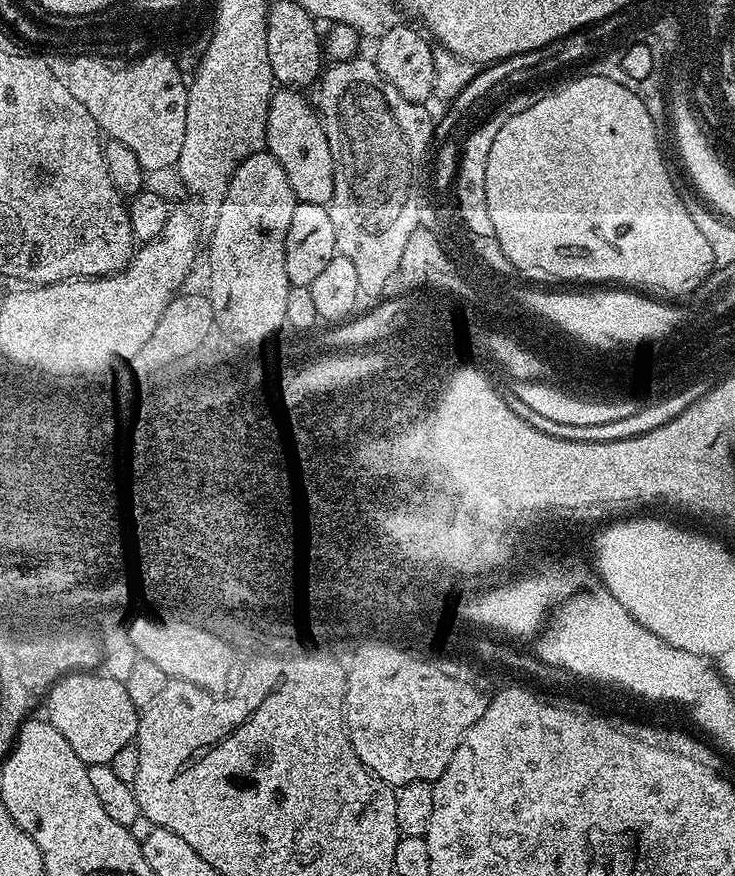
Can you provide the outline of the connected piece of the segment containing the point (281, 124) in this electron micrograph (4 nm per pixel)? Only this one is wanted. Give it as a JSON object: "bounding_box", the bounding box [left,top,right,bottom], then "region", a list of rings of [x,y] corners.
{"bounding_box":[264,90,334,205],"region":[[[300,90],[273,91],[272,100],[268,103],[268,117],[266,118],[266,138],[264,139],[267,151],[286,172],[286,178],[294,190],[297,201],[301,204],[327,205],[334,194],[334,158],[330,158],[330,142],[326,142],[326,130],[320,120],[317,109],[308,105],[308,100]]]}

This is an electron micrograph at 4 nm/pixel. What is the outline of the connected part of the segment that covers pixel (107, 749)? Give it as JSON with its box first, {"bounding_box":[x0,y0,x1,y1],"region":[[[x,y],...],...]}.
{"bounding_box":[46,671,138,764],"region":[[[73,671],[61,677],[46,697],[47,719],[56,727],[58,734],[70,742],[70,750],[78,754],[81,762],[90,764],[111,764],[114,754],[122,746],[136,739],[138,713],[130,694],[123,684],[95,671]]]}

